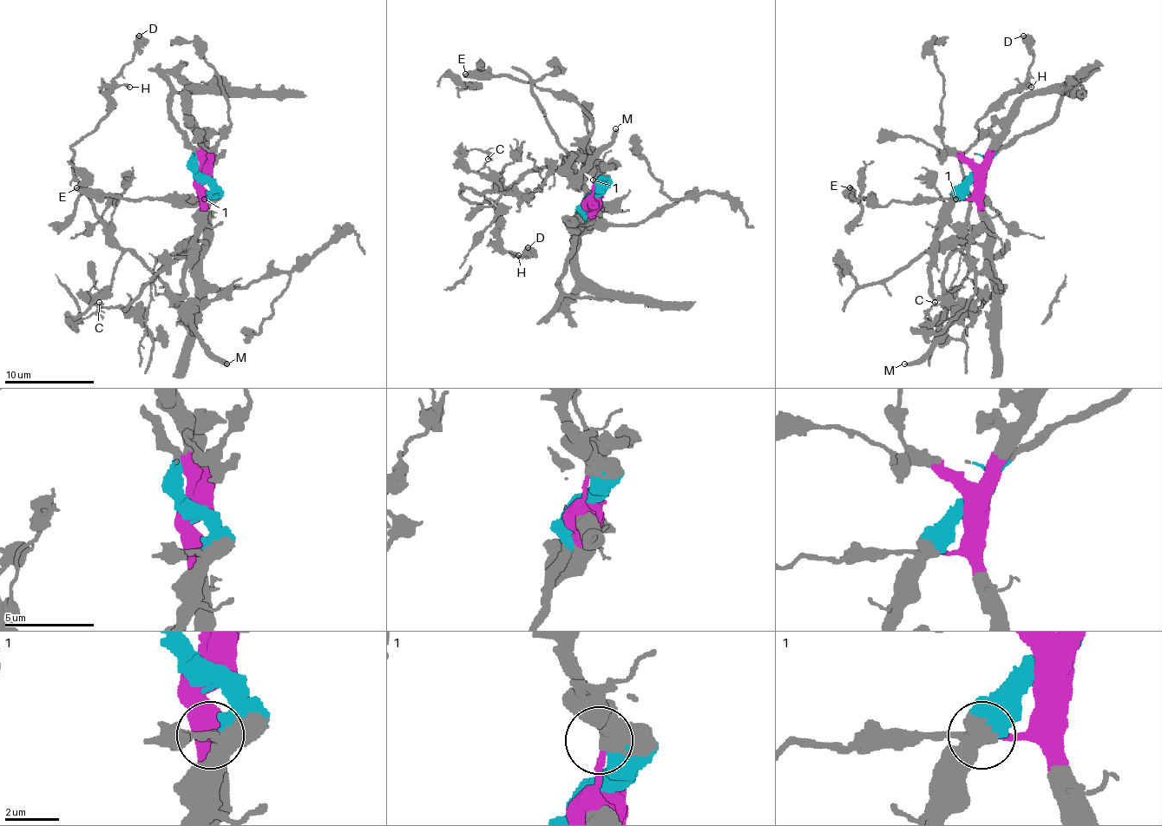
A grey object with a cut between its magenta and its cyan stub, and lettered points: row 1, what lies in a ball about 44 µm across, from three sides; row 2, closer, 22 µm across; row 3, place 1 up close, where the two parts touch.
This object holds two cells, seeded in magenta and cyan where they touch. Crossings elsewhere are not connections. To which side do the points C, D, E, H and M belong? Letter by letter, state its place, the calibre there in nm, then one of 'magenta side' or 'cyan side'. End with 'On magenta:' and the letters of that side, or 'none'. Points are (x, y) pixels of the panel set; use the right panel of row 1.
C: at (935, 302); 130 nm thick; cyan side
D: at (1023, 36); 650 nm thick; cyan side
E: at (850, 187); 500 nm thick; magenta side
H: at (1031, 87); 220 nm thick; cyan side
M: at (904, 363); 360 nm thick; cyan side
On magenta: E

